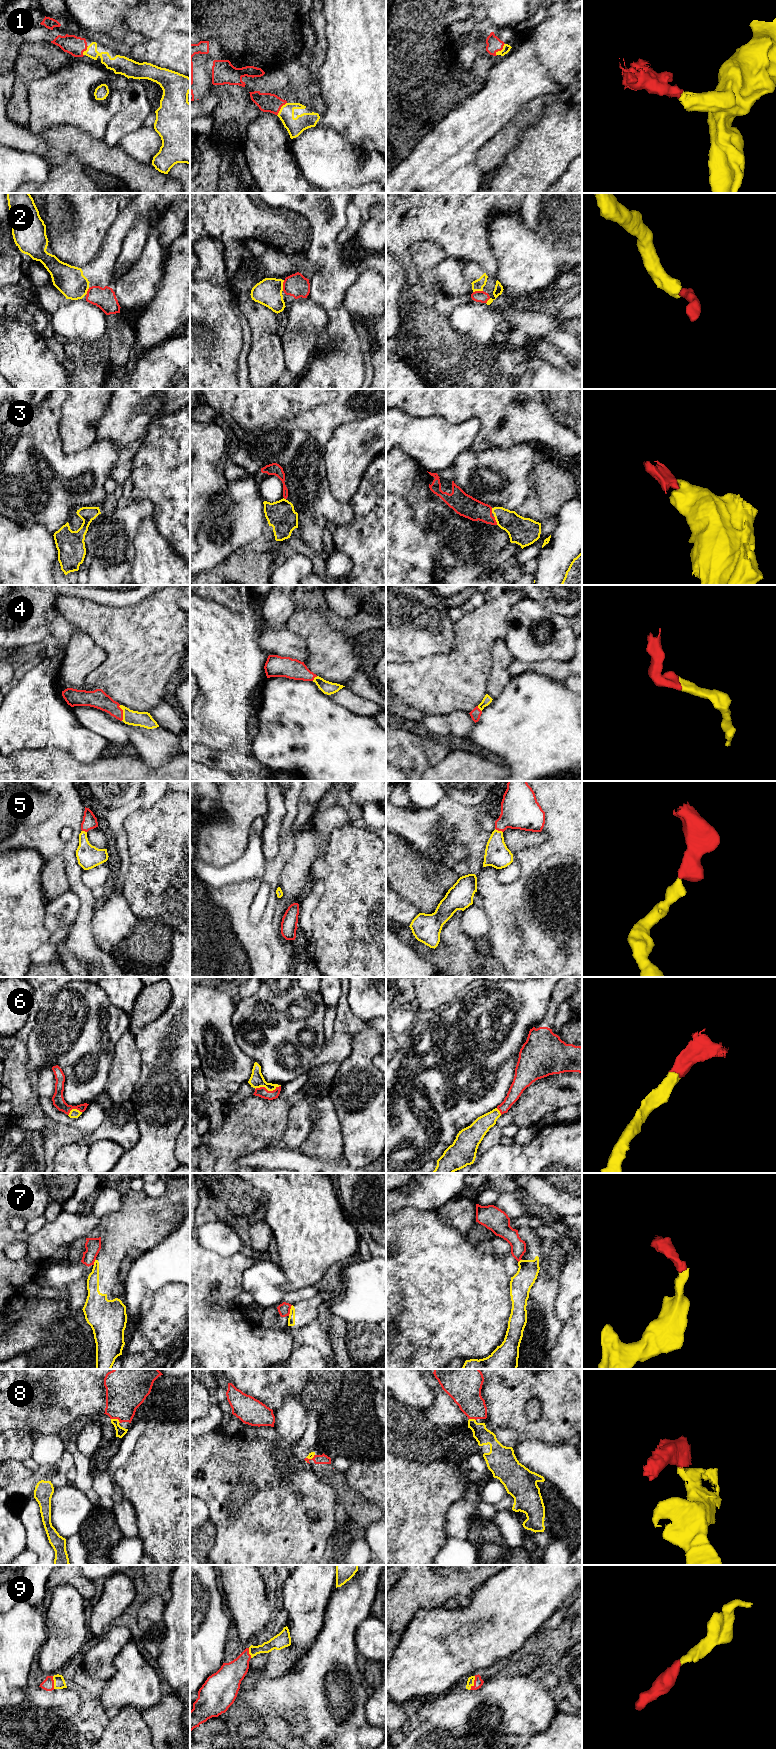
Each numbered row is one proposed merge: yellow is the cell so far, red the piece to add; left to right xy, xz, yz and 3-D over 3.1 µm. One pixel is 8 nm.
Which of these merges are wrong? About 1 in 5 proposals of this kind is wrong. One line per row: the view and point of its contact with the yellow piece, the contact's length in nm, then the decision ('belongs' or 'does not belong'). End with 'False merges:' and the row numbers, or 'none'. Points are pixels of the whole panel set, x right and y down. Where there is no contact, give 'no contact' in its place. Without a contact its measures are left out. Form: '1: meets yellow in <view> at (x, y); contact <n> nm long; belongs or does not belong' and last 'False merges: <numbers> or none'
1: meets yellow in yz at (501, 50); contact 120 nm long; belongs
2: meets yellow in xz at (282, 285); contact 90 nm long; belongs
3: meets yellow in yz at (495, 519); contact 80 nm long; belongs
4: meets yellow in xy at (123, 713); contact 130 nm long; belongs
5: meets yellow in yz at (499, 831); contact 70 nm long; belongs
6: meets yellow in xz at (267, 1089); contact 220 nm long; belongs
7: meets yellow in xz at (290, 1310); contact 90 nm long; does not belong
8: meets yellow in xy at (116, 1419); contact 90 nm long; belongs
9: meets yellow in yz at (473, 1683); contact 120 nm long; belongs
False merges: 7

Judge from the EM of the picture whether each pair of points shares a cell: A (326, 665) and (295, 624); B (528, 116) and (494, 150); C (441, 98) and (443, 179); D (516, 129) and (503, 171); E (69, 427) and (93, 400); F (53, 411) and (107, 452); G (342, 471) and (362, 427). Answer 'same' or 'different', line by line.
A: same
B: same
C: different
D: different
E: same
F: same
G: same

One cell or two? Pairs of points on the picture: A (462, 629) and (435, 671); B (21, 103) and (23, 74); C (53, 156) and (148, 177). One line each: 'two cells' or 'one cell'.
A: one cell
B: one cell
C: one cell

